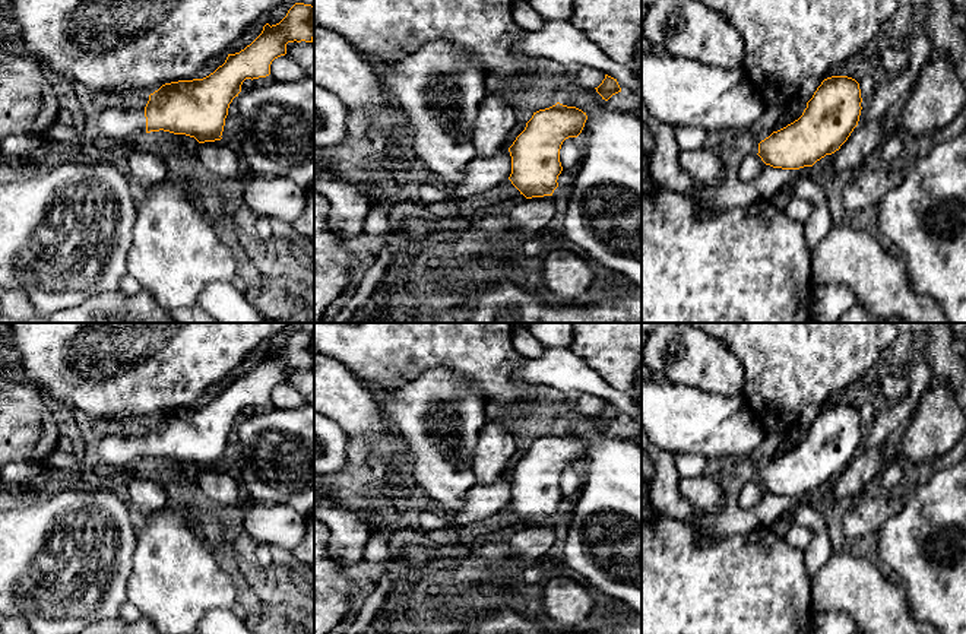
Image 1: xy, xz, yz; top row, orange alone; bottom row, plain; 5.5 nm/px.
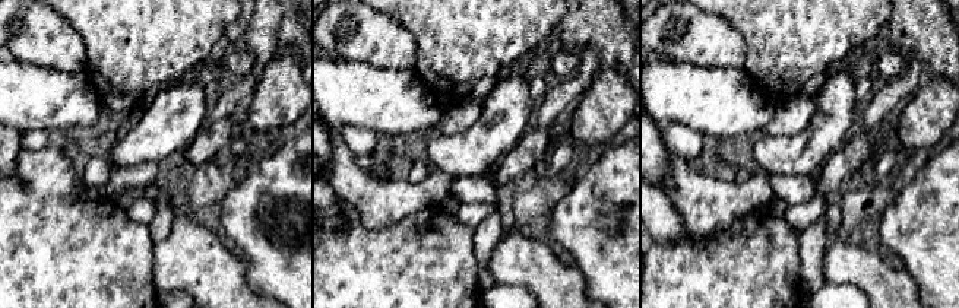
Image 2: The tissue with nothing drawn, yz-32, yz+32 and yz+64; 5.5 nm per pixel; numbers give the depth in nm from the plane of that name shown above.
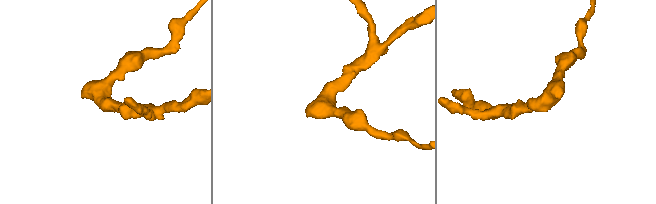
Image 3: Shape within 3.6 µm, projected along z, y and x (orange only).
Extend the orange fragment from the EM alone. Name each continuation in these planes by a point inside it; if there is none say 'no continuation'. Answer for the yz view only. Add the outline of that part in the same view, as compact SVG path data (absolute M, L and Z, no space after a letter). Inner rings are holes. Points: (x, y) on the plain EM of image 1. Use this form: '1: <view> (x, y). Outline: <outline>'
no continuation

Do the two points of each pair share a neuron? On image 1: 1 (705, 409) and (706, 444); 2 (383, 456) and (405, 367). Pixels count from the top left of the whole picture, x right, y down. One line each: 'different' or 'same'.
1: same
2: different

